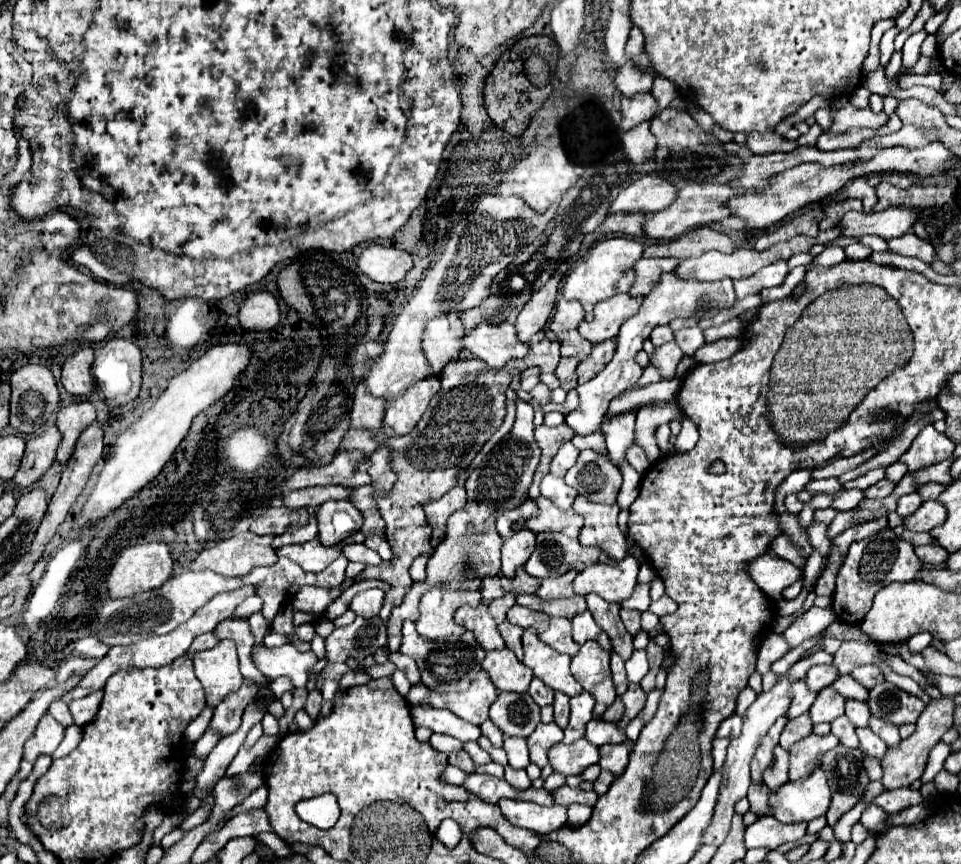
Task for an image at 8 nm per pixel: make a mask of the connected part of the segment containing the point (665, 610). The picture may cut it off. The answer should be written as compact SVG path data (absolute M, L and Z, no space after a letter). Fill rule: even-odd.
M664 594L660 600L652 602L648 610L650 610L652 614L656 614L656 616L666 616L666 614L672 614L672 612L676 610L676 602L674 602L670 596Z

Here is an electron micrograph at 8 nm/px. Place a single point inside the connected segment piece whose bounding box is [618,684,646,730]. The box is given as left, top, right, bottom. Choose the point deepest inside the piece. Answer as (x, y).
(634, 699)

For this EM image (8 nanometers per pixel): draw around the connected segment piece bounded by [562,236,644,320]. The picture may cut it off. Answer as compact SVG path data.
M614 236L608 240L600 240L598 244L594 244L588 252L588 256L578 262L574 266L574 270L568 274L562 294L566 300L578 300L586 312L586 320L590 320L592 316L592 308L596 302L610 298L614 292L628 292L632 282L634 282L634 260L642 258L644 252L644 244L632 240L632 238L624 238L624 236Z

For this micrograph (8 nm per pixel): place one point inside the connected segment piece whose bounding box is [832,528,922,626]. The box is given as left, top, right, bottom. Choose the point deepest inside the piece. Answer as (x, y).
(872, 563)

